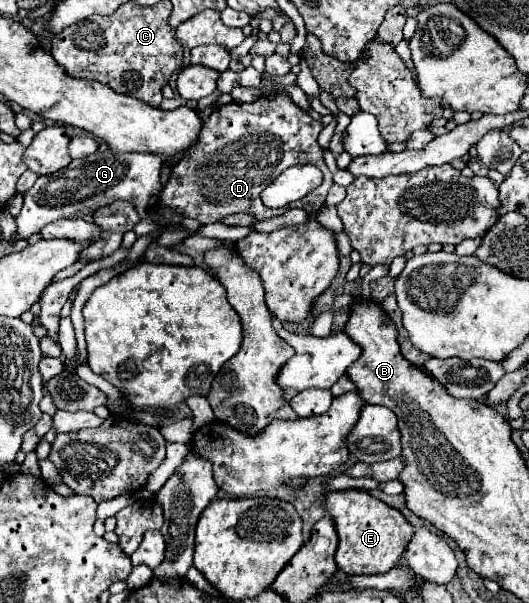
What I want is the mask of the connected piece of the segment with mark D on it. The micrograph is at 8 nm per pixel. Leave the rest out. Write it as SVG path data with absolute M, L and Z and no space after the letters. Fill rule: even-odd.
M286 92L262 96L244 106L230 102L208 116L196 148L188 152L188 158L180 160L172 168L172 176L164 184L158 200L162 206L182 212L188 218L196 218L200 224L218 222L220 218L238 212L266 220L280 212L266 208L260 200L260 192L278 174L282 174L282 170L294 164L312 164L322 170L324 180L306 198L294 202L292 206L304 208L308 214L316 214L326 202L326 194L334 184L332 172L328 170L324 152L318 144L320 130L322 124L298 108Z

